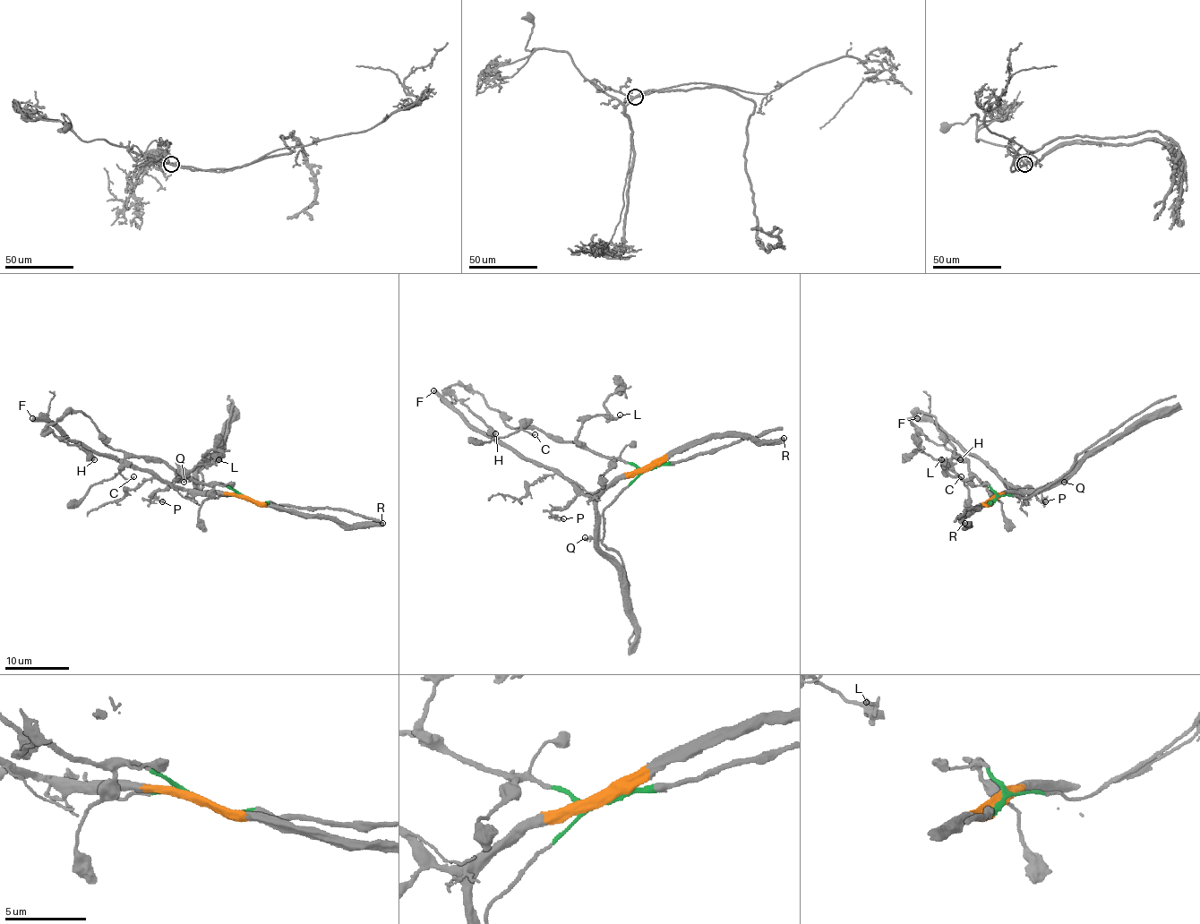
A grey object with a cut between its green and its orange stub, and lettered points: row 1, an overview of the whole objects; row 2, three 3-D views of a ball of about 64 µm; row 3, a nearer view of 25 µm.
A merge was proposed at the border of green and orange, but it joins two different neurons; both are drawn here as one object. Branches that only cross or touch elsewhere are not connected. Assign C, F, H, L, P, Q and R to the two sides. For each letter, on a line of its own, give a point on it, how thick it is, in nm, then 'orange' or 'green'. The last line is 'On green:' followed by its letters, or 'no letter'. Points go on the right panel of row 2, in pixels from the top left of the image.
C: at (961, 476); 110 nm thick; green
F: at (917, 418); 480 nm thick; orange
H: at (960, 459); 550 nm thick; green
L: at (941, 459); 150 nm thick; green
P: at (1045, 501); 160 nm thick; orange
Q: at (1064, 482); 140 nm thick; orange
R: at (964, 523); 550 nm thick; orange
On green: C, H, L

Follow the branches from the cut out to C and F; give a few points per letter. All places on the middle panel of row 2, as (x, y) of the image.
C: (647, 467), (639, 469), (624, 461), (605, 457), (563, 440), (553, 440), (543, 432), (521, 427), (535, 434)
F: (647, 467), (624, 473), (592, 493), (581, 493), (551, 469), (520, 457), (512, 449), (475, 431), (433, 390)

